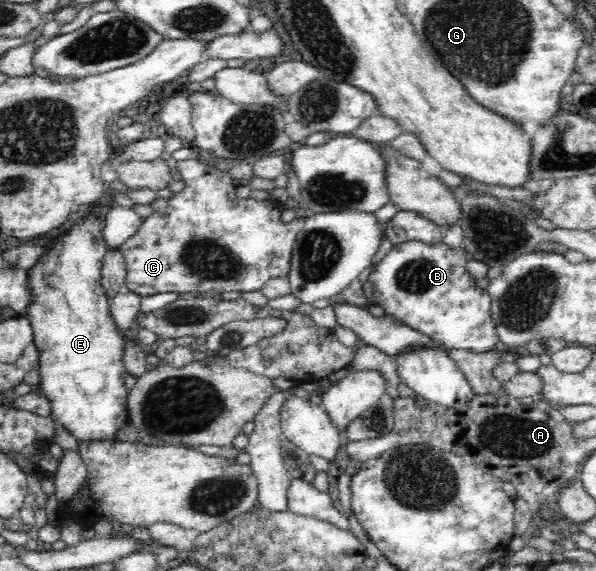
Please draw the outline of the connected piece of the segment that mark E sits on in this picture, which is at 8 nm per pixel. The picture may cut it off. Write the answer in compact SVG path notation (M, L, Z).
M89 214L62 236L42 241L48 251L29 269L29 283L32 285L33 305L25 316L34 332L32 342L37 344L41 395L48 397L51 417L58 426L76 438L77 442L106 442L117 439L118 433L130 423L127 409L129 390L126 389L127 371L123 364L122 335L109 306L101 284L101 267L107 249L102 227L96 216Z

